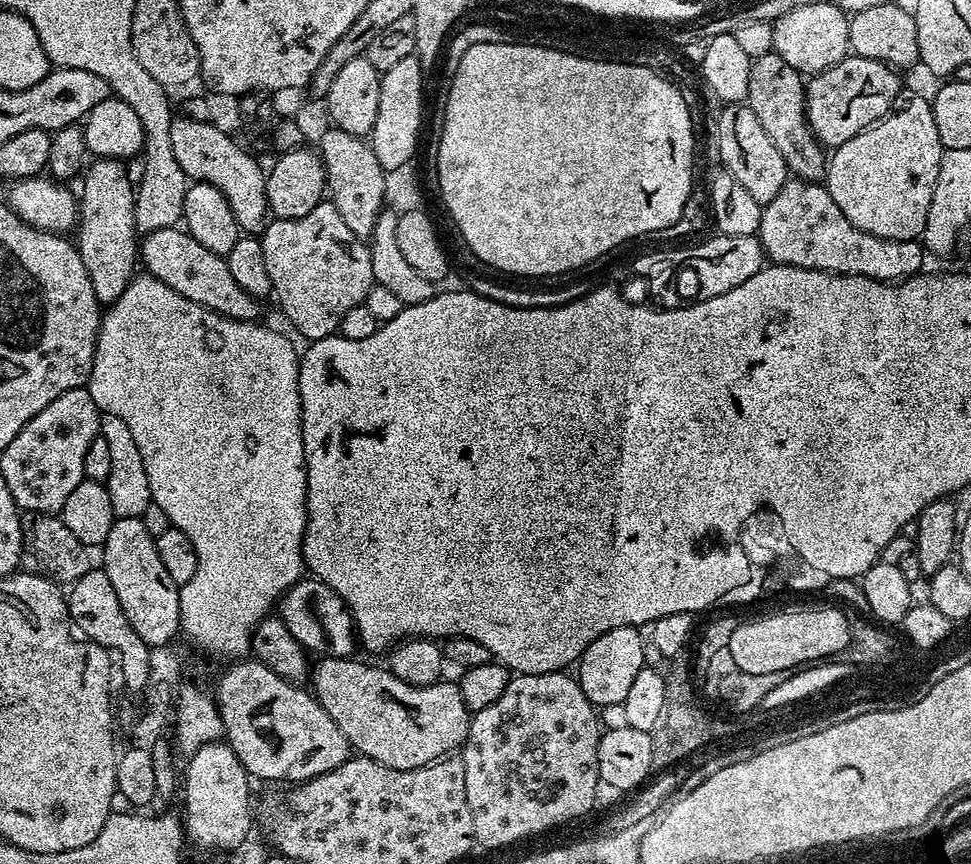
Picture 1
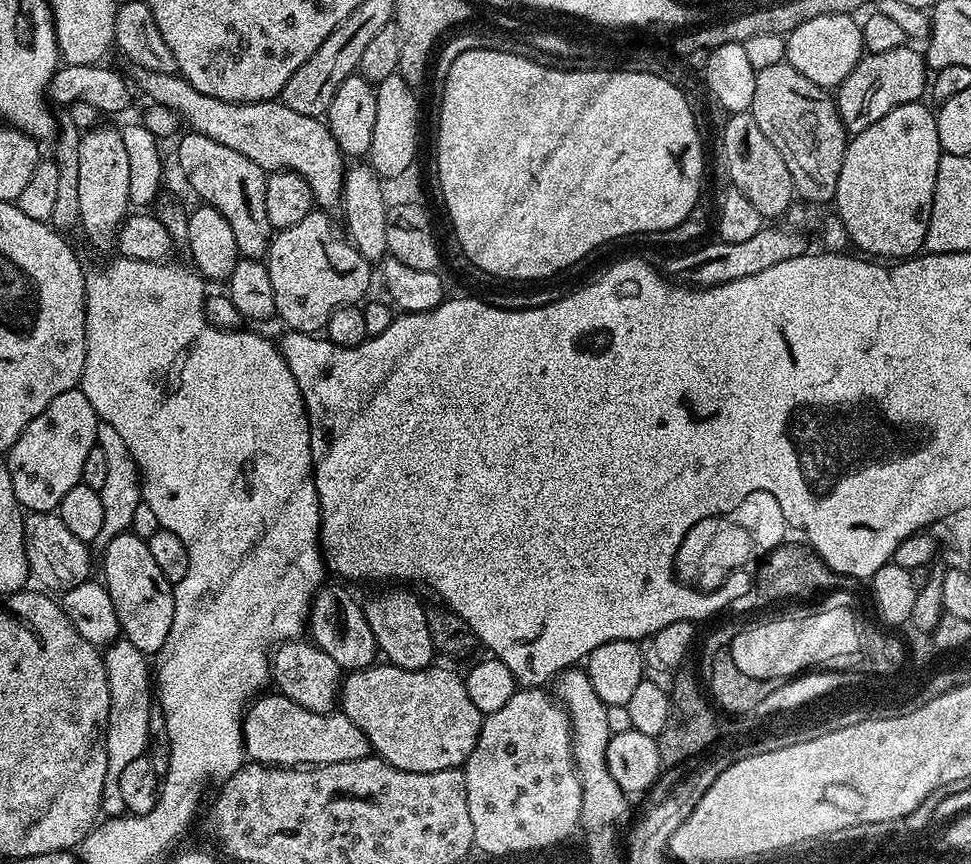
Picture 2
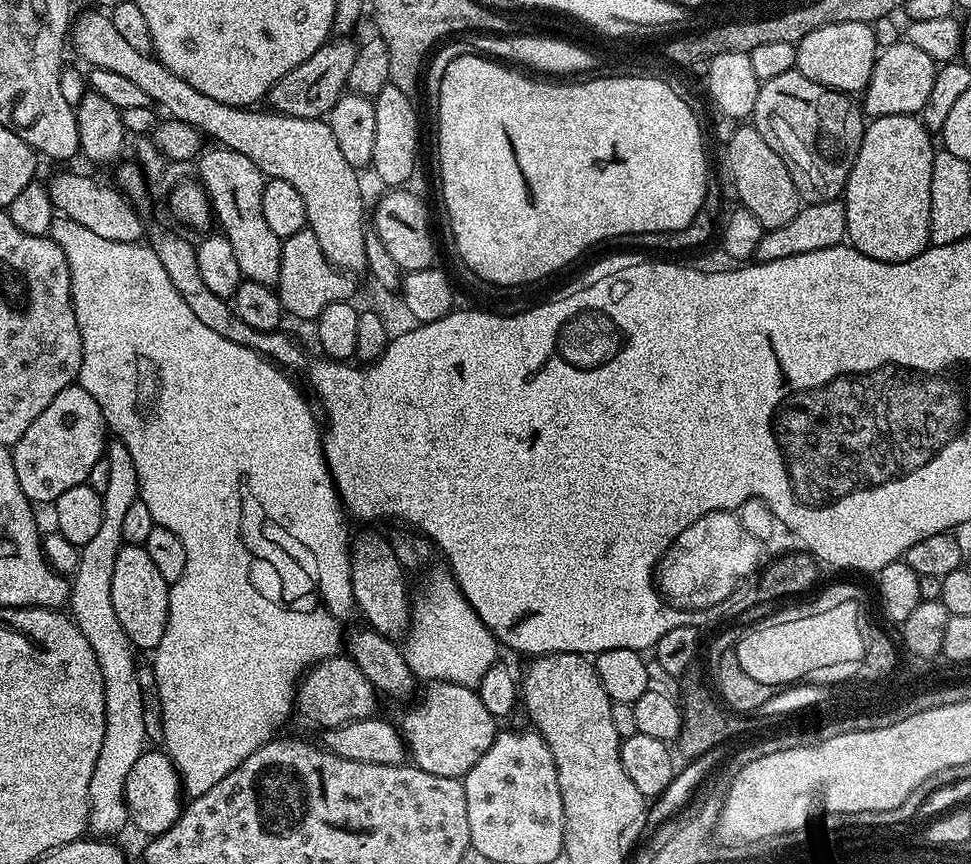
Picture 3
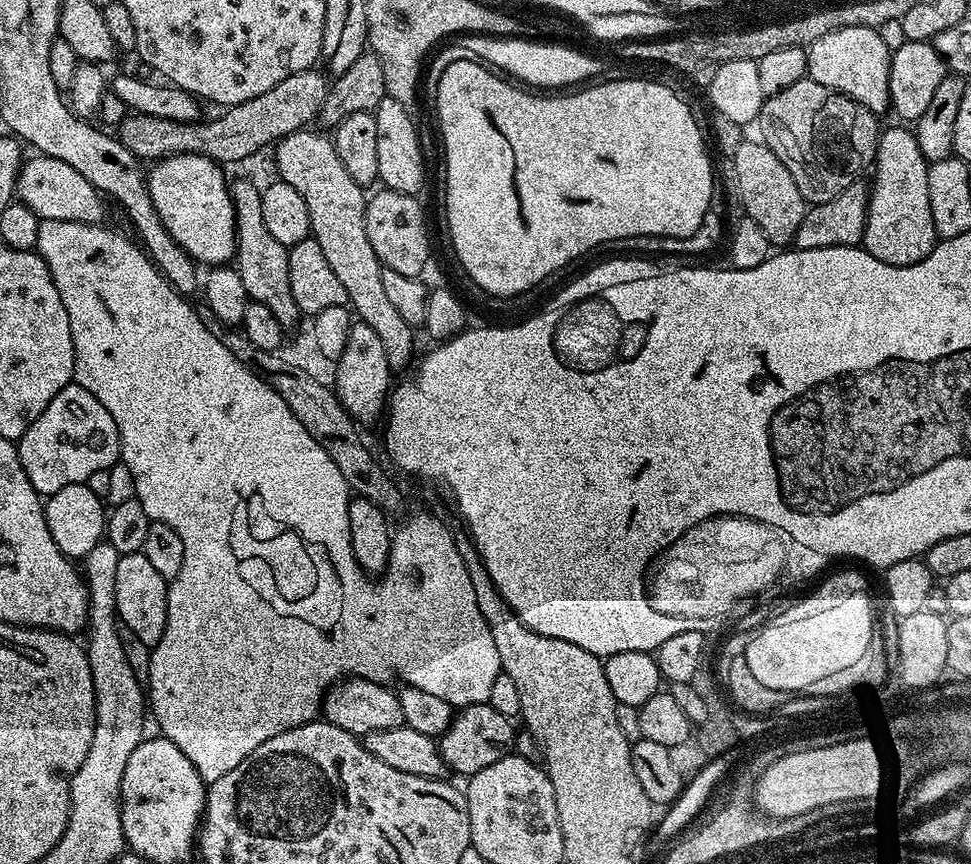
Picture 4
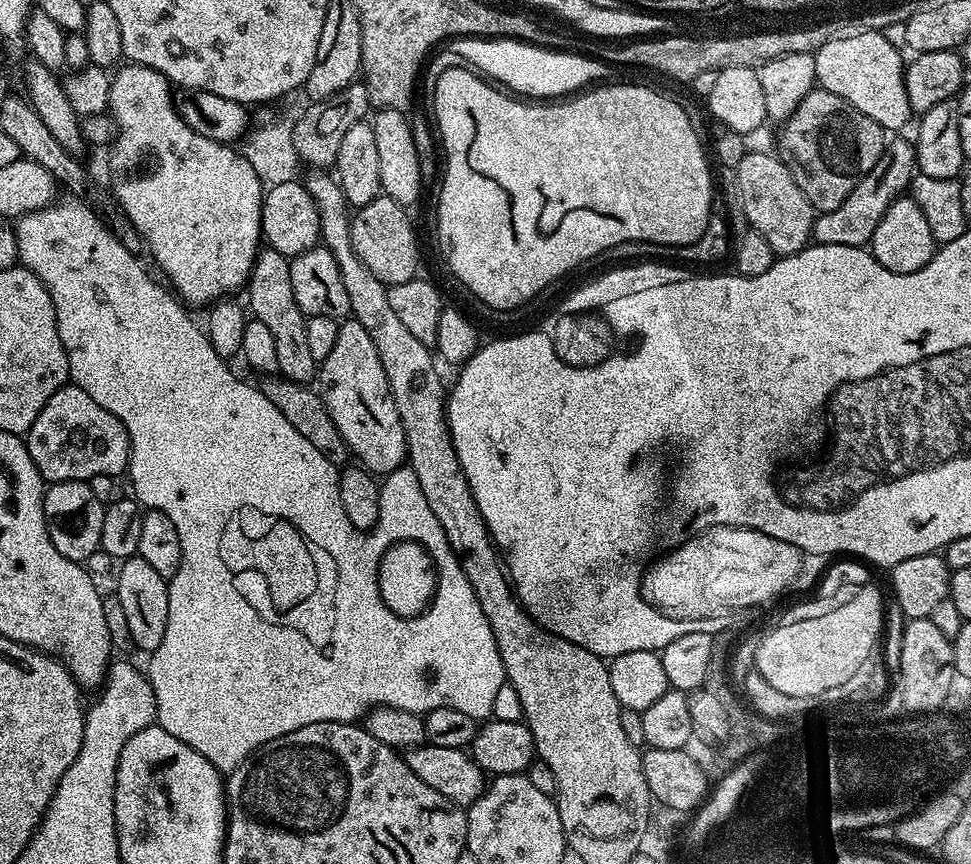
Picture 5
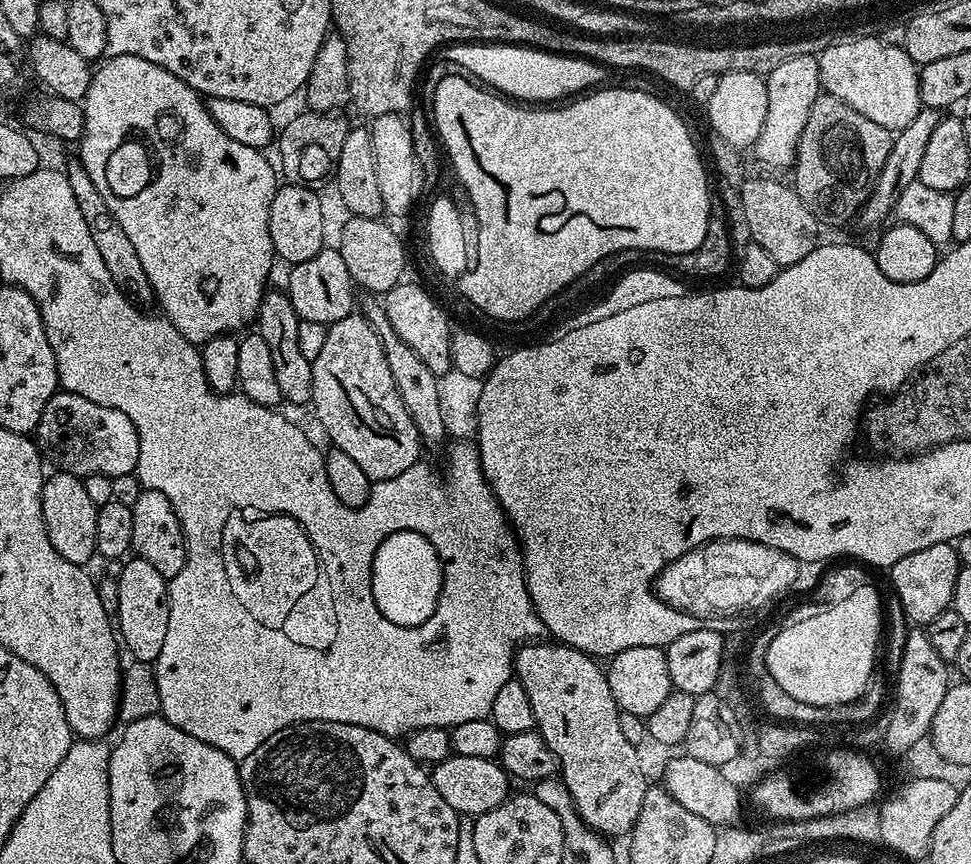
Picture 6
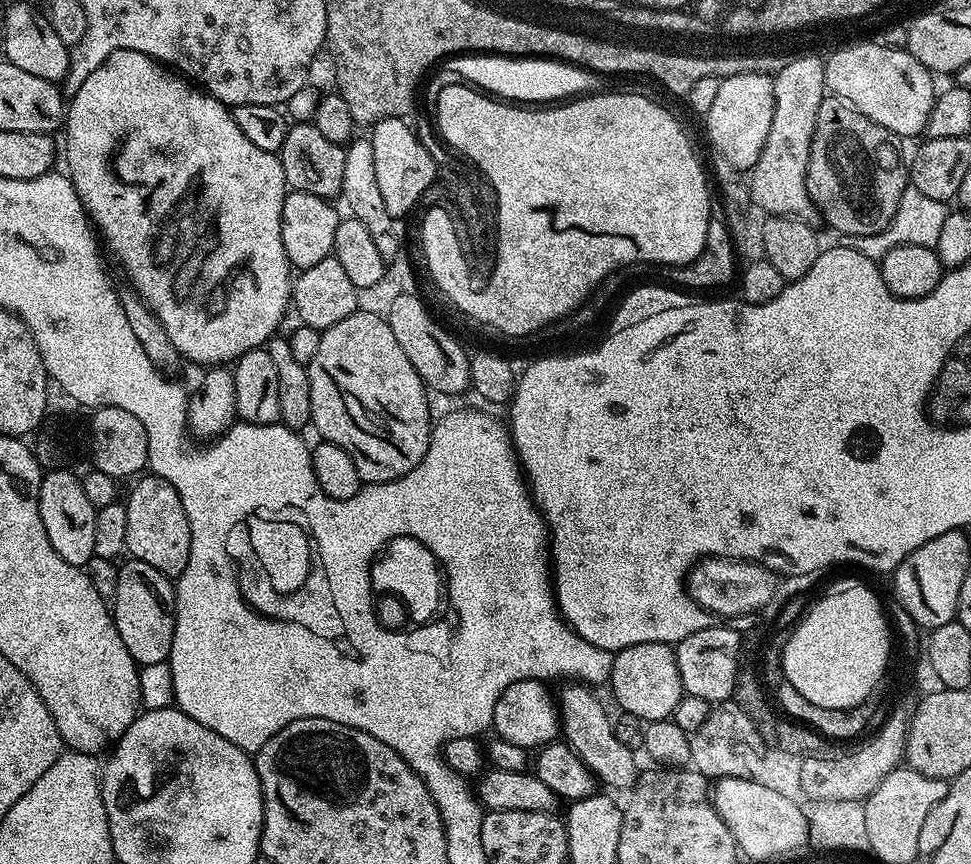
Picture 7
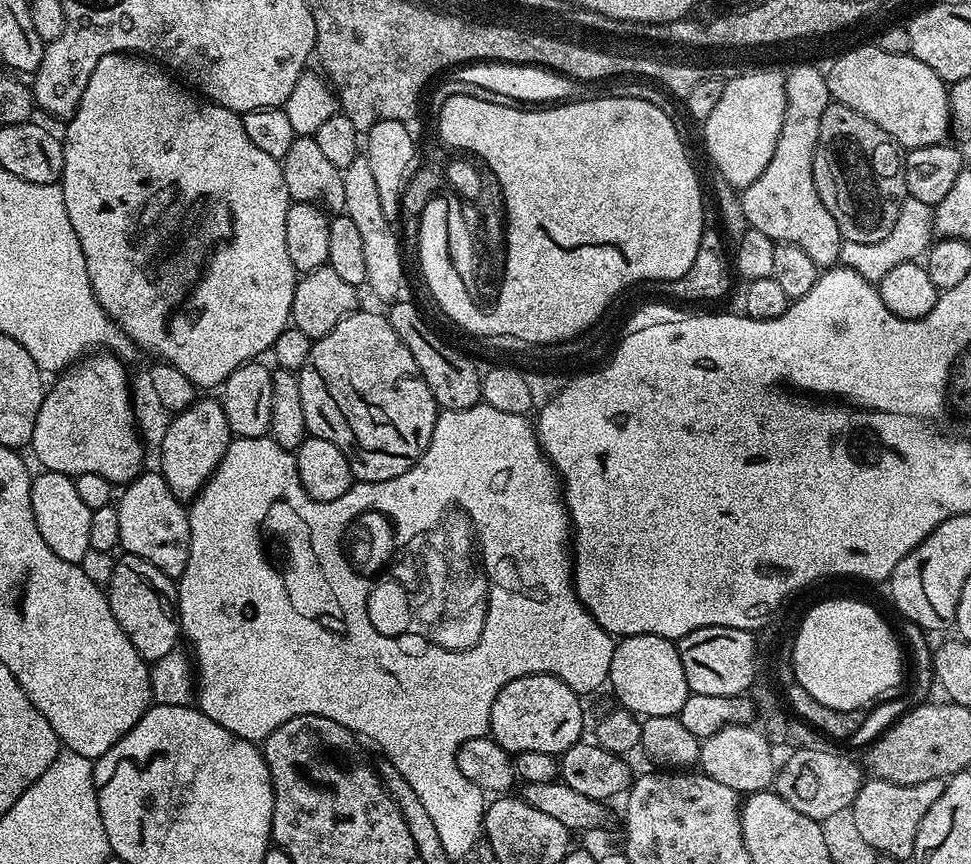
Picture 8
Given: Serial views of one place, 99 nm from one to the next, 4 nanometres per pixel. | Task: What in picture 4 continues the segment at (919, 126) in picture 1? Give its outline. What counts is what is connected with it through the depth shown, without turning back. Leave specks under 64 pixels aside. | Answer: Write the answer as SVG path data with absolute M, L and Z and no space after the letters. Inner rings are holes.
M885 127L876 147L876 177L870 180L862 246L878 262L906 266L926 258L938 243L934 214L930 214L928 165L918 150L915 131Z

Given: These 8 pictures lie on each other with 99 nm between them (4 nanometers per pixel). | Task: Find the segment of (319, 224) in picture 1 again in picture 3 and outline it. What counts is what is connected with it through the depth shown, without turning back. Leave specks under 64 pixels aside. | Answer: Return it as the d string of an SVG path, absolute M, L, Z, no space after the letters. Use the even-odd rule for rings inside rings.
M310 230L294 234L280 245L282 250L282 262L280 263L280 304L289 317L297 316L300 320L315 321L326 306L334 306L334 302L343 300L351 301L352 280L351 275L345 274L336 268L318 246L318 238Z

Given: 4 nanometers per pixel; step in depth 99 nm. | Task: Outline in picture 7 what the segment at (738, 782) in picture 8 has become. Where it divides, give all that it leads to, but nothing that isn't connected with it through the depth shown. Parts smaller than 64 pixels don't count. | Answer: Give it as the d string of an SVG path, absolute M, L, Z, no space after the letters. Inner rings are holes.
M732 702L713 707L702 726L689 735L690 764L707 778L721 776L751 777L762 764L761 733L758 724Z

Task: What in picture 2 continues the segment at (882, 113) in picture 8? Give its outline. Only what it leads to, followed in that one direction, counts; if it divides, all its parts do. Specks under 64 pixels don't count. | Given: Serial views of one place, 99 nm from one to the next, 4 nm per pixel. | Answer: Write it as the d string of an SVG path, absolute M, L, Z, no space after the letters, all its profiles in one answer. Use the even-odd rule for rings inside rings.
M818 14L818 18L810 18L810 22L802 22L802 26L794 26L784 42L784 58L798 74L806 74L810 82L819 88L835 90L841 82L858 66L858 62L866 54L862 38L862 24L852 14Z

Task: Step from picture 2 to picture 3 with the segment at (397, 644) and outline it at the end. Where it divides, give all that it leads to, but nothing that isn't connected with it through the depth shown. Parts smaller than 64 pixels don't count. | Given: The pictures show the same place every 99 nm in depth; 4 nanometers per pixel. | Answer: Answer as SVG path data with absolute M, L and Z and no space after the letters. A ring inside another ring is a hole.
M364 532L350 544L350 582L352 599L358 612L365 616L367 627L380 636L400 638L410 627L410 588L404 581L405 568L395 558L387 535Z

